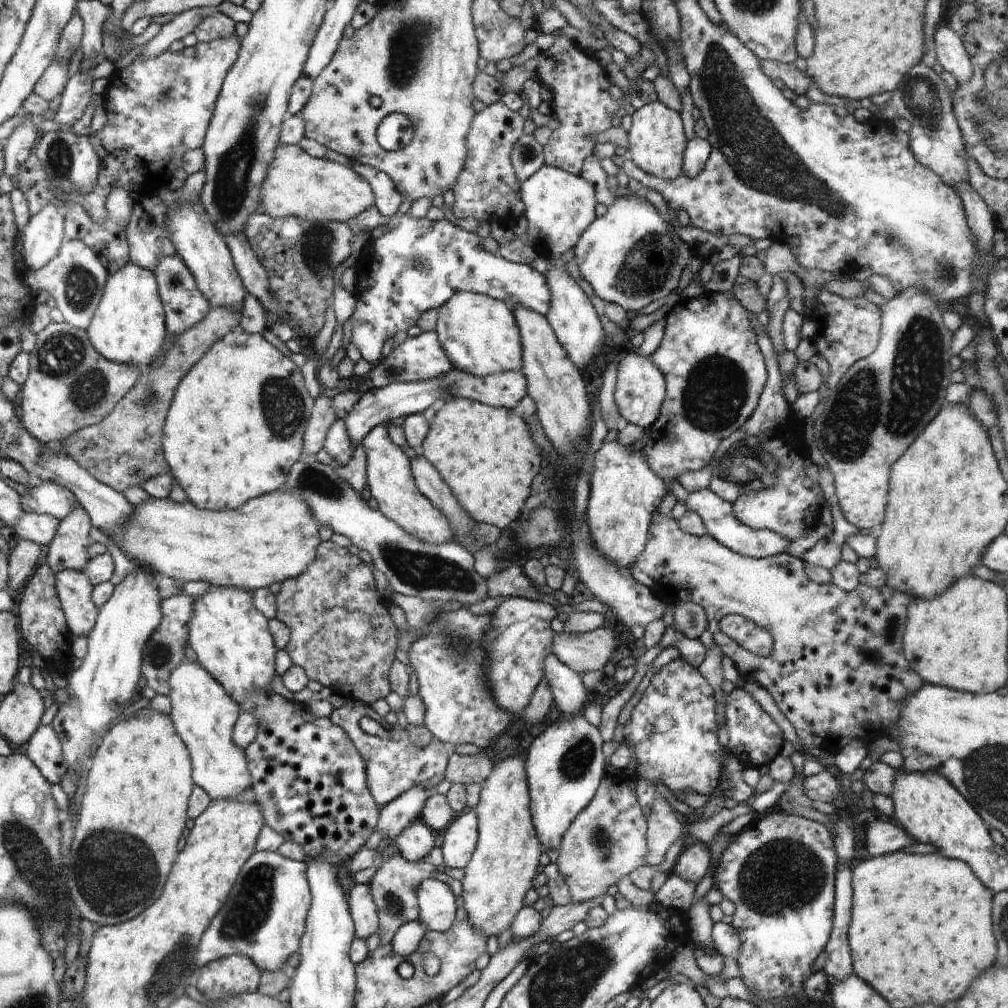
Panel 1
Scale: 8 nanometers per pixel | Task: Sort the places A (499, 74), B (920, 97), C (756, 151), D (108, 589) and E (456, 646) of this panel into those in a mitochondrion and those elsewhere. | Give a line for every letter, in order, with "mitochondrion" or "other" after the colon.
A: other
B: mitochondrion
C: mitochondrion
D: other
E: mitochondrion

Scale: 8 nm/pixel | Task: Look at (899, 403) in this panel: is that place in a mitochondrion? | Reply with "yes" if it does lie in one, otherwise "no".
yes

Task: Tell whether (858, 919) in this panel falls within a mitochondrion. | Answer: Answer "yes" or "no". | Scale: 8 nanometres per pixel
no

